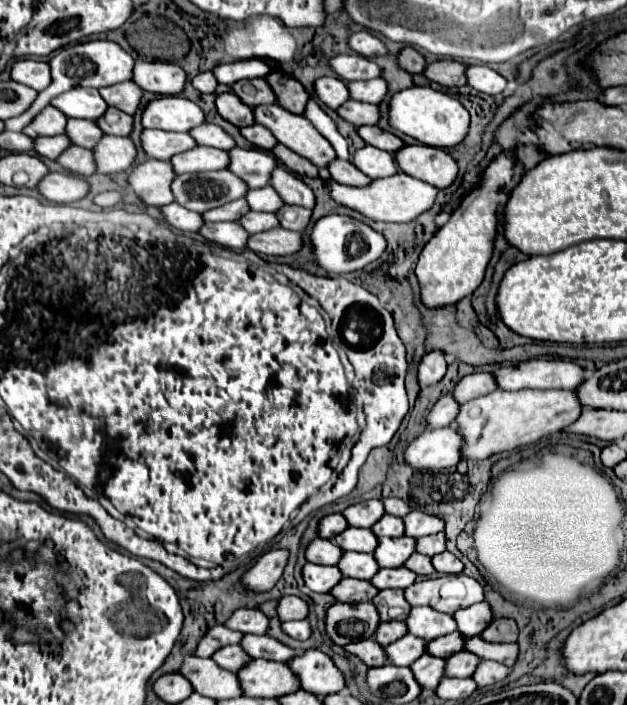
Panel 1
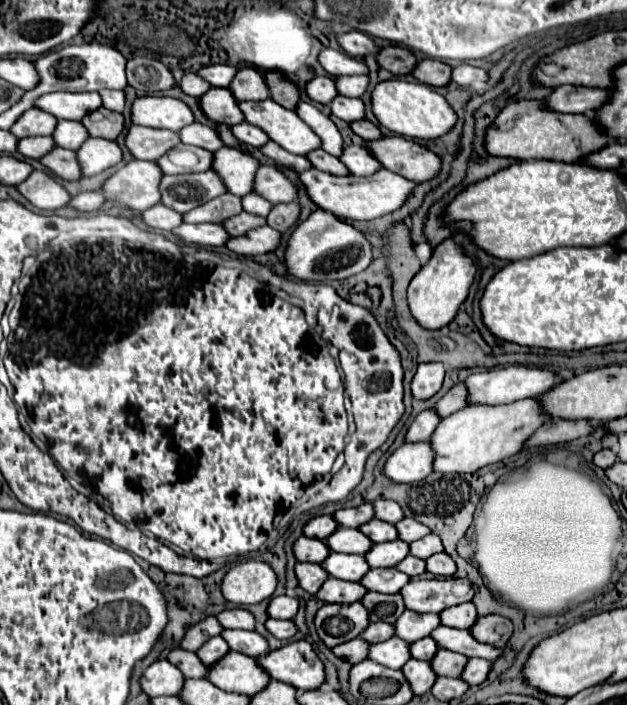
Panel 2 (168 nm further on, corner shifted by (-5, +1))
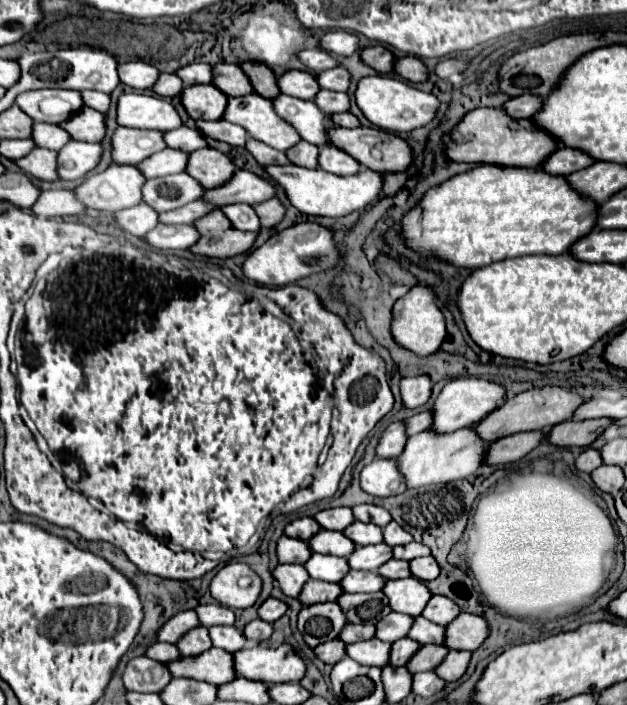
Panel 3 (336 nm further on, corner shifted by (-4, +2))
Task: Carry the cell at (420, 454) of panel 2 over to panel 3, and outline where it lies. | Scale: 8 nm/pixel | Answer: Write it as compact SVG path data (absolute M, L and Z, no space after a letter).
M376 458L360 472L360 486L372 496L394 496L406 490L406 478L400 472L398 458Z

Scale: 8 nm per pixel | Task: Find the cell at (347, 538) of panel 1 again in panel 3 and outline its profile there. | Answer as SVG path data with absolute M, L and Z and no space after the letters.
M320 530L314 538L310 538L310 548L320 554L332 554L332 556L344 556L348 558L356 544L344 536L344 532L332 532L332 530Z

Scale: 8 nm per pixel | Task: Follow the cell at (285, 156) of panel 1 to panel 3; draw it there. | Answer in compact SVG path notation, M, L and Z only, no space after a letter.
M254 138L248 140L246 150L248 150L262 166L272 166L272 164L284 166L284 164L290 164L290 160L288 160L288 156L286 156L284 152L280 152L280 150L272 148L272 146L264 144L264 142L260 142L260 140L254 140Z

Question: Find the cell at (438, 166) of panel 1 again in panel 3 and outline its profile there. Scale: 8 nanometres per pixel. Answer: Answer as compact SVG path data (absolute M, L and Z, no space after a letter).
M332 128L330 130L330 144L336 144L344 152L348 152L352 158L356 158L362 166L376 170L380 174L404 172L412 164L412 148L408 146L408 142L392 132L378 130L378 128L356 128L356 130Z

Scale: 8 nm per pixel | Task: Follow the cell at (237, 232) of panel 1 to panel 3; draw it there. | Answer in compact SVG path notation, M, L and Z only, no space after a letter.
M158 224L152 232L148 232L146 242L158 250L176 250L176 248L190 248L200 240L200 232L194 224L188 226L168 226Z

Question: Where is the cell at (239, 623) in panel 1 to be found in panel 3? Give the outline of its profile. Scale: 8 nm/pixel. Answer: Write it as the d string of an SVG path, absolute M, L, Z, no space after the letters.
M206 604L206 606L196 608L196 612L200 616L202 626L206 626L206 628L216 626L216 624L234 626L234 622L236 622L234 612L230 608L226 608L226 606L220 606L220 604Z

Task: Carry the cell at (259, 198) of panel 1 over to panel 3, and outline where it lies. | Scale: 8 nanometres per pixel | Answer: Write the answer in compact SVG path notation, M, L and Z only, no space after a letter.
M228 204L222 212L232 220L232 226L238 230L260 230L260 220L254 206L250 204Z

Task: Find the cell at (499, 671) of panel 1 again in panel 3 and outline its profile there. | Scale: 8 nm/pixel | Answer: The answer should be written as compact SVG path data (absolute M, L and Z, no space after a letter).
M450 650L444 664L440 664L440 668L436 670L436 674L448 682L456 682L460 680L470 664L472 652L464 652L464 650Z

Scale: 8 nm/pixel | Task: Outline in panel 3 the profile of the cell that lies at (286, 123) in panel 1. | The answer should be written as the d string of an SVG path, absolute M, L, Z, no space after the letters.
M258 94L230 98L224 120L246 128L252 138L282 152L302 140L292 124L276 116L272 100L260 98Z

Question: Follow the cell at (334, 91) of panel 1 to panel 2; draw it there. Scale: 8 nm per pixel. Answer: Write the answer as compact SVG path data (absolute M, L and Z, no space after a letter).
M313 77L305 85L305 93L315 103L329 103L337 95L335 81L331 77Z

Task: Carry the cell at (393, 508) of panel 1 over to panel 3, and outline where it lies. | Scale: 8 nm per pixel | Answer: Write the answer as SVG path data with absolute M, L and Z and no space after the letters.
M360 504L360 506L354 506L352 512L354 512L356 520L372 522L372 524L378 524L382 528L392 520L390 512L386 508L382 508L382 506L376 506L376 504Z

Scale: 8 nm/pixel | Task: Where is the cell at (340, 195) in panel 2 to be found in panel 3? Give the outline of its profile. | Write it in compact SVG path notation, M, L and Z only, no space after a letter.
M296 164L268 166L266 170L276 180L276 184L284 188L290 202L308 216L330 216L330 218L348 216L354 210L364 210L370 204L374 204L384 188L384 176L370 168L364 168L354 176L336 176L326 170L308 170Z

